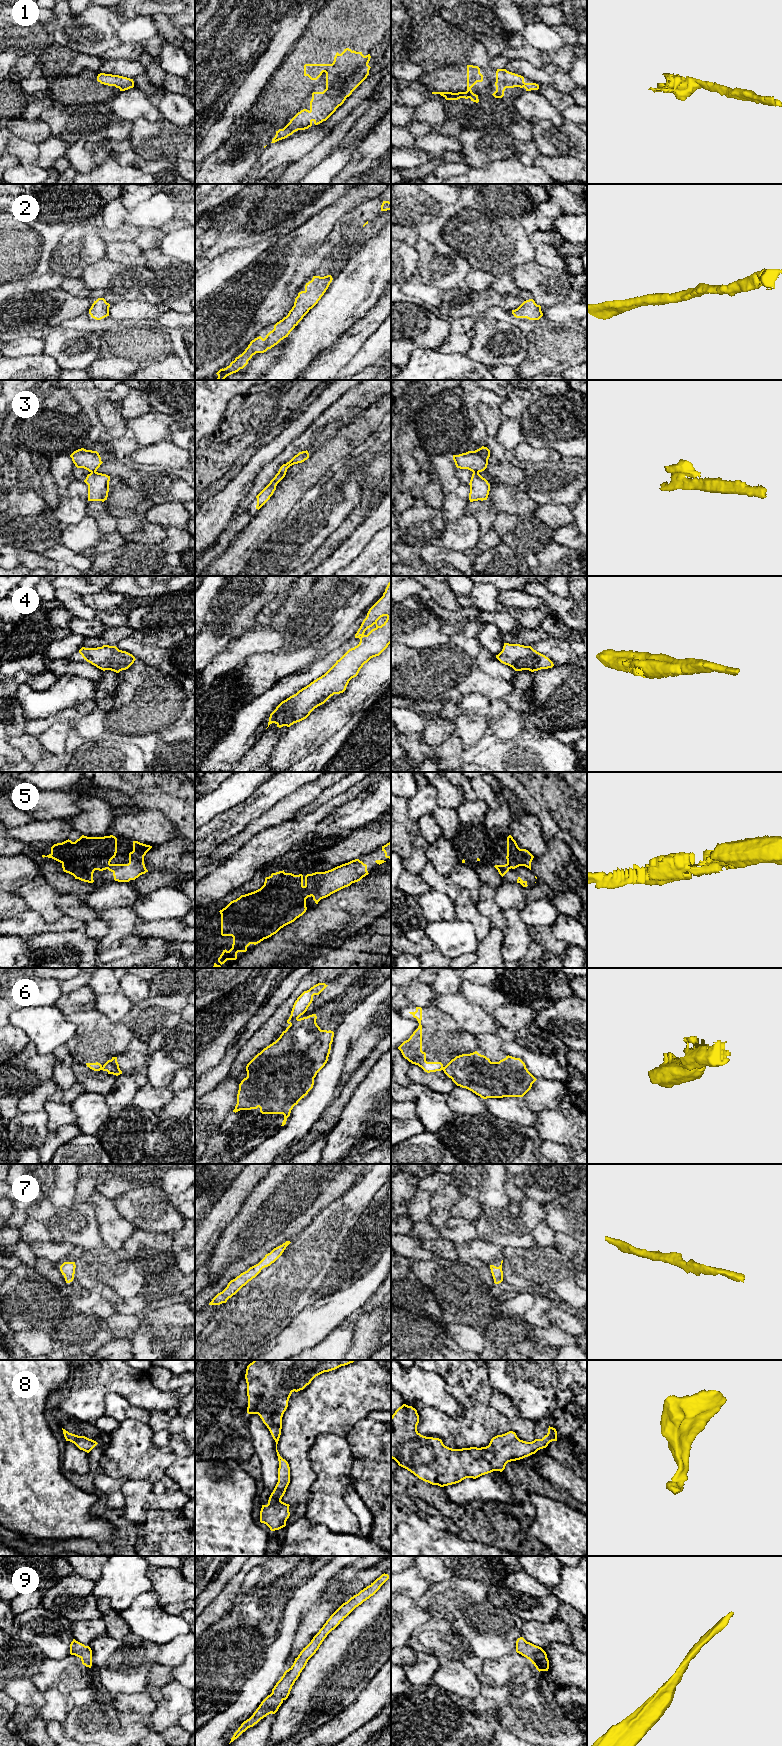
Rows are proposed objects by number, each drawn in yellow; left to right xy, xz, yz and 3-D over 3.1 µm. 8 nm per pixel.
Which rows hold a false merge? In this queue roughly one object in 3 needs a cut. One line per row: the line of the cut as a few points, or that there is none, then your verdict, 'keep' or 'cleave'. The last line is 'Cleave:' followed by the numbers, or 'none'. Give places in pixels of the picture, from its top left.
1: no cut; keep
2: no cut; keep
3: cut in xz along (286, 470), (278, 472); cleave
4: no cut; keep
5: no cut; keep
6: cut in xz along (297, 1018), (290, 1024); cleave
7: no cut; keep
8: no cut; keep
9: no cut; keep
Cleave: 3, 6

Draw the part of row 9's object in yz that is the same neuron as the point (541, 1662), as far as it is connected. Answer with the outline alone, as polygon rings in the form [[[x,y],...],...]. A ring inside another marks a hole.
[[[520,1637],[516,1641],[516,1652],[529,1659],[539,1672],[548,1671],[549,1660],[546,1652],[541,1647]]]

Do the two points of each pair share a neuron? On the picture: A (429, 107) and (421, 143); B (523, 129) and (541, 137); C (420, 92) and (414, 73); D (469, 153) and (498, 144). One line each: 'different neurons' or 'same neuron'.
A: different neurons
B: different neurons
C: same neuron
D: same neuron

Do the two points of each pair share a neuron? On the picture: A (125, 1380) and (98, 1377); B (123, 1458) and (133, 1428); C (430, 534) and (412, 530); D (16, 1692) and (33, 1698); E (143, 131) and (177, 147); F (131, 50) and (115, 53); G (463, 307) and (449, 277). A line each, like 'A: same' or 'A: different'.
A: same
B: same
C: same
D: same
E: same
F: same
G: different

